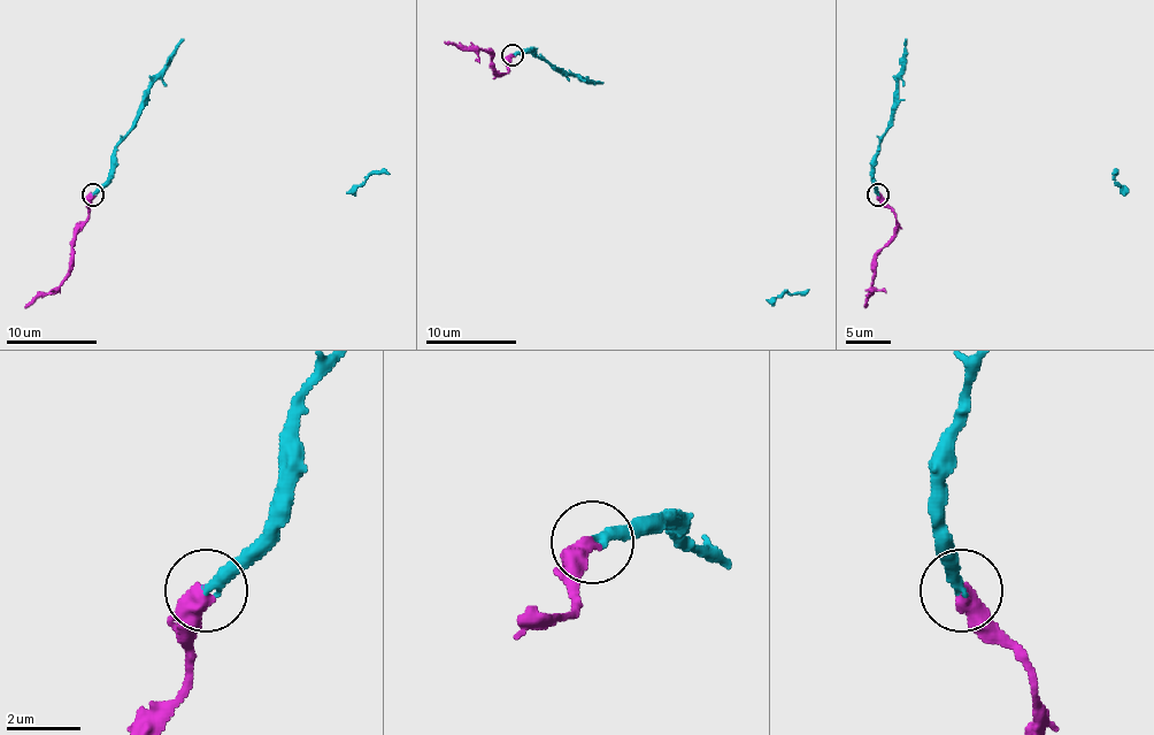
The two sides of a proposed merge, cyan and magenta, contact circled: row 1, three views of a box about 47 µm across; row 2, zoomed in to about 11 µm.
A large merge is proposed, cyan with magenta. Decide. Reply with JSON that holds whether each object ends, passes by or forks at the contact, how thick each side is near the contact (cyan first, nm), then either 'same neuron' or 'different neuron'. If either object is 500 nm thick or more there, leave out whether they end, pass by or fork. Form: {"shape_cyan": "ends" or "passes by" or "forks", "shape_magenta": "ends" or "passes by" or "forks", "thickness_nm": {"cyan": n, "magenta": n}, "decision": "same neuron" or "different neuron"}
{"thickness_nm": {"cyan": 320, "magenta": 500}, "decision": "same neuron"}

